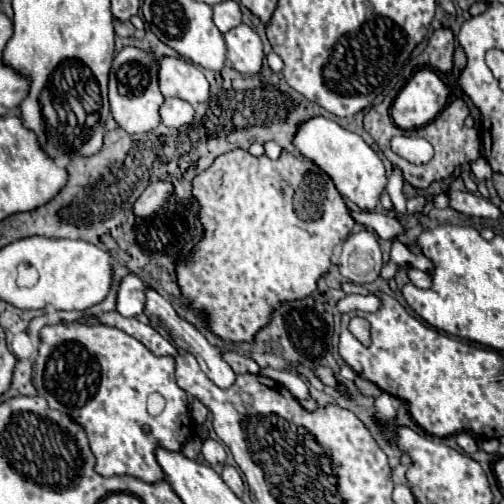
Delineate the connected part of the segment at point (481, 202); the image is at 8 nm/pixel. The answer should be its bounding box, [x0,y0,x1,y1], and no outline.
[448,189,502,219]

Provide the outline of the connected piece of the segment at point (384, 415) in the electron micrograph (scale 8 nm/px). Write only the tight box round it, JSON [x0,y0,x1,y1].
[376,393,403,419]

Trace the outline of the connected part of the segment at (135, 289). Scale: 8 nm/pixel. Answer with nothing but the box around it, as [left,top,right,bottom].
[118,275,148,317]

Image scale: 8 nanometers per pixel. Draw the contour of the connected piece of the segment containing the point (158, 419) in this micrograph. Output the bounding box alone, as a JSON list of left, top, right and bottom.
[32,321,194,483]

